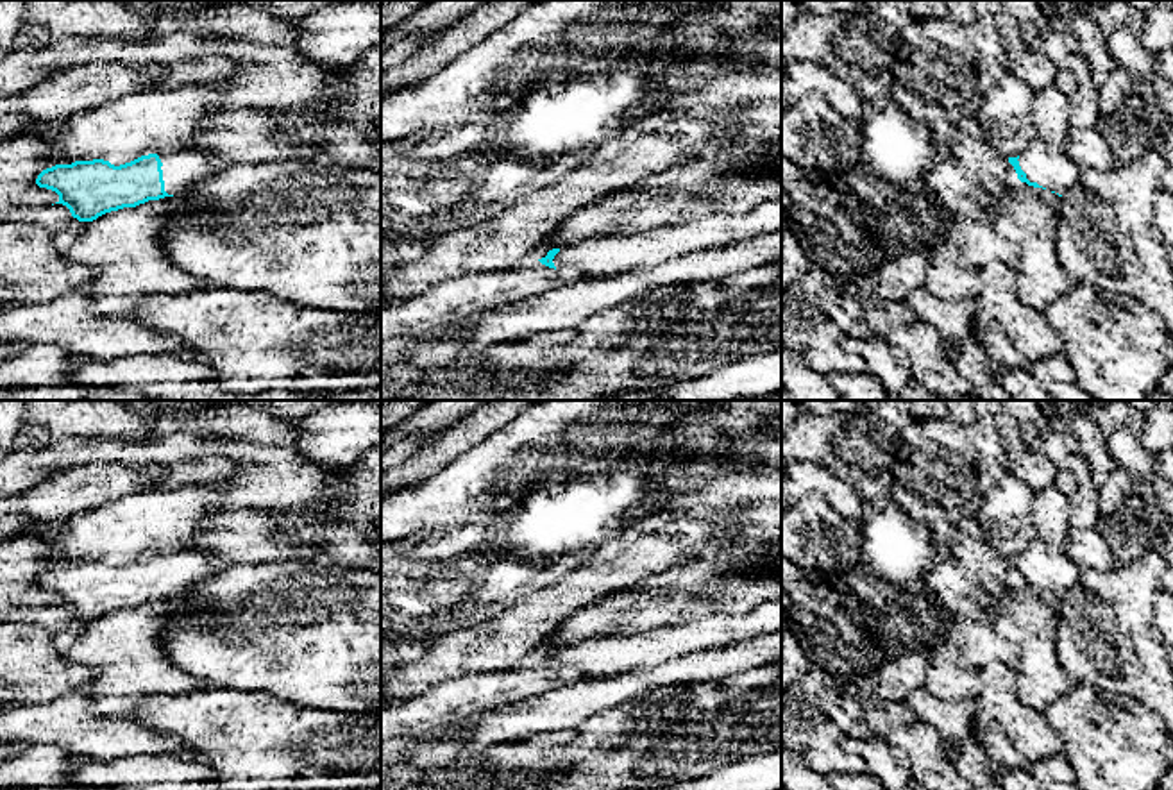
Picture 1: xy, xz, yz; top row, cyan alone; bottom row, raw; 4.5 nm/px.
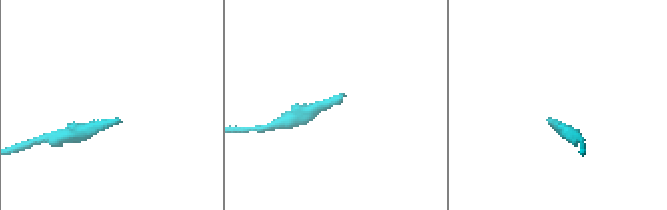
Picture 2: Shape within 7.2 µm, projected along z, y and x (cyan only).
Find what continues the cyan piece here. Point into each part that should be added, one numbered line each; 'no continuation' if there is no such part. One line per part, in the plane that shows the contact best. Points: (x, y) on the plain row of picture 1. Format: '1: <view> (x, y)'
1: xy (181, 569)

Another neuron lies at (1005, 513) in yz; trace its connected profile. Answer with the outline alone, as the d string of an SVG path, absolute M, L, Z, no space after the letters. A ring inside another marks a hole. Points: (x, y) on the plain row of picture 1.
M1010 474L983 495L975 515L985 542L1007 559L1021 556L1037 540L1034 495L1025 481Z

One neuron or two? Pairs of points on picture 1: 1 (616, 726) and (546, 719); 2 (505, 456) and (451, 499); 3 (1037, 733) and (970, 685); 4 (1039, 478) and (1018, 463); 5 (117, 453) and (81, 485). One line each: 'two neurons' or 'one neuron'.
1: two neurons
2: one neuron
3: two neurons
4: one neuron
5: two neurons

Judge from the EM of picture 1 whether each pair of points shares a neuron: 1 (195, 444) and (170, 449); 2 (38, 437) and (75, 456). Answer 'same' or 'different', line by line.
1: same
2: different

